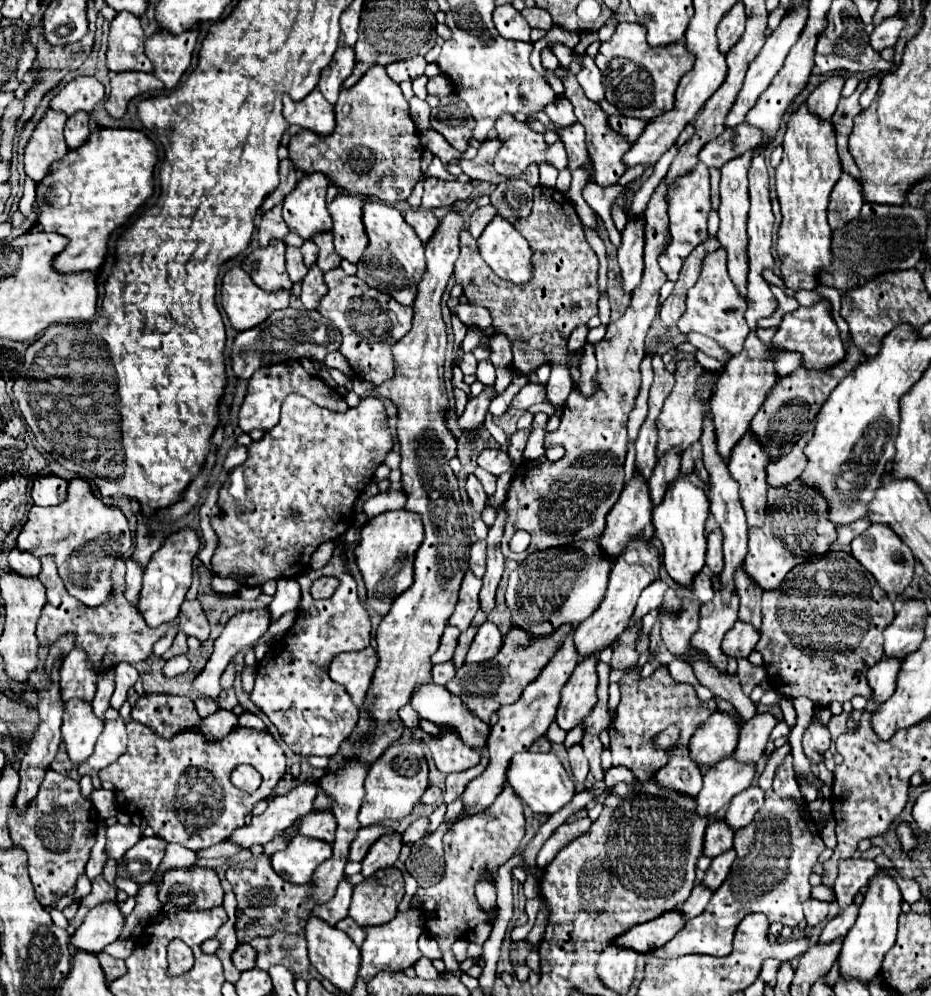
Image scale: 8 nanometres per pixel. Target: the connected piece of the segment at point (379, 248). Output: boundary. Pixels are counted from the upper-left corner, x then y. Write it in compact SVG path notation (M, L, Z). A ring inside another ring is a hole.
M367 202L363 210L363 222L369 236L369 248L365 250L365 260L357 264L357 276L371 288L393 296L399 304L411 306L417 294L417 284L425 272L423 242L403 220L403 214L397 208L381 202Z

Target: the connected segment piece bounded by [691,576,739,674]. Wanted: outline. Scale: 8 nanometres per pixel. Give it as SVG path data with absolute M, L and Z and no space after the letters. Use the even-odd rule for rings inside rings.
M713 576L713 588L715 598L699 608L699 630L691 636L691 646L699 652L699 656L707 656L707 660L725 674L727 658L721 652L721 640L737 620L739 596L733 594L731 602L725 606L719 592L719 576Z

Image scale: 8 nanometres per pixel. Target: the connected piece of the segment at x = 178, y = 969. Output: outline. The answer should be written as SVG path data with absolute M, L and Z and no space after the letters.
M172 940L167 946L168 974L179 976L193 968L194 956L192 950L181 940Z

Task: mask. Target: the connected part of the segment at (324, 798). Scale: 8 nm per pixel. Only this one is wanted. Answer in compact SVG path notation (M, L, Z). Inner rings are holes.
M317 790L317 800L313 800L313 810L331 810L335 804L335 800L325 792L325 790Z

